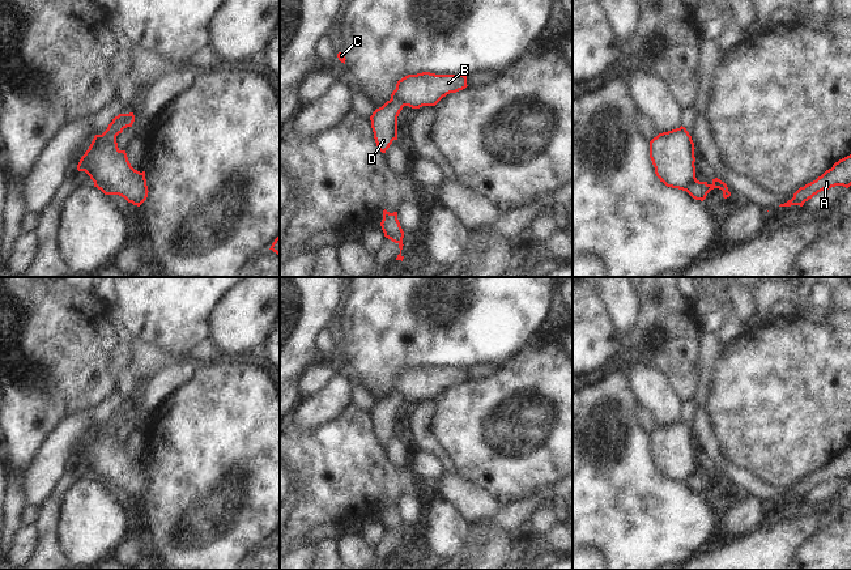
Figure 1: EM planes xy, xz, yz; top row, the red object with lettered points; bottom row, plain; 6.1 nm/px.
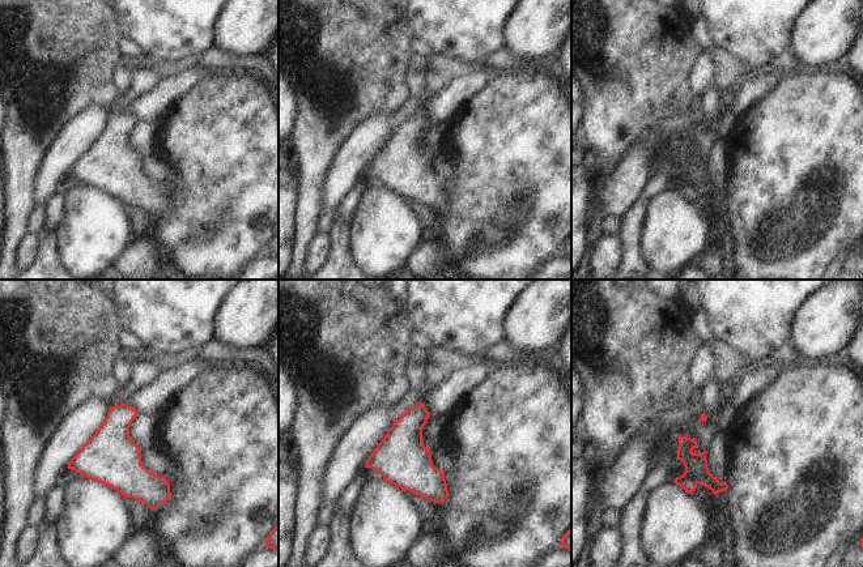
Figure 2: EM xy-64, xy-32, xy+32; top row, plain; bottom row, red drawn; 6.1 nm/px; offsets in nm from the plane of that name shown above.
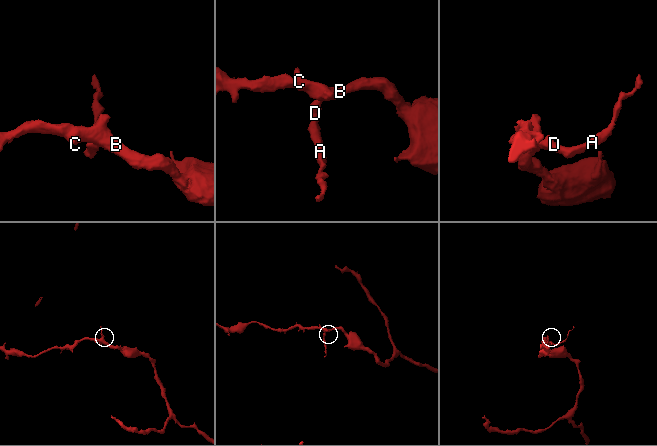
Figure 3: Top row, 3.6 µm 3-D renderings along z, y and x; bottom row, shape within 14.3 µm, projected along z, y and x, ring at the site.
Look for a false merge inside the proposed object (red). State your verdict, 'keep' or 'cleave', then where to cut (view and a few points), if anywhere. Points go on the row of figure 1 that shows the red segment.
cleave; cut in xz along (391, 98), (398, 98), (404, 105)

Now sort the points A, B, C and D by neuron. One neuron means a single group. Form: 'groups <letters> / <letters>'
groups A D / B C

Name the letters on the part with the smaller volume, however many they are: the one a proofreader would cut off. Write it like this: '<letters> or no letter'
A, D

